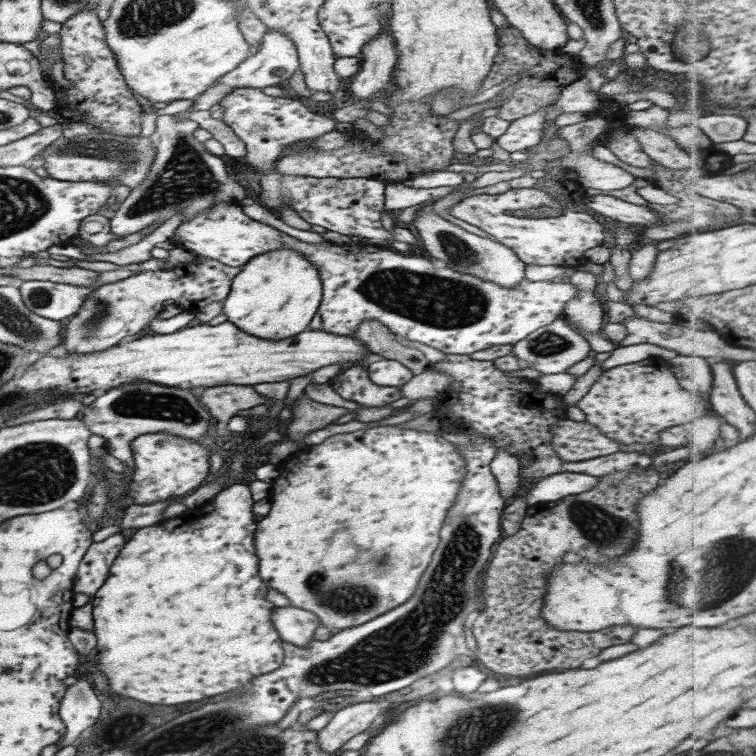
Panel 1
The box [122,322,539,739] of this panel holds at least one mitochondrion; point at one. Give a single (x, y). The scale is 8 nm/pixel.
(404, 647)

